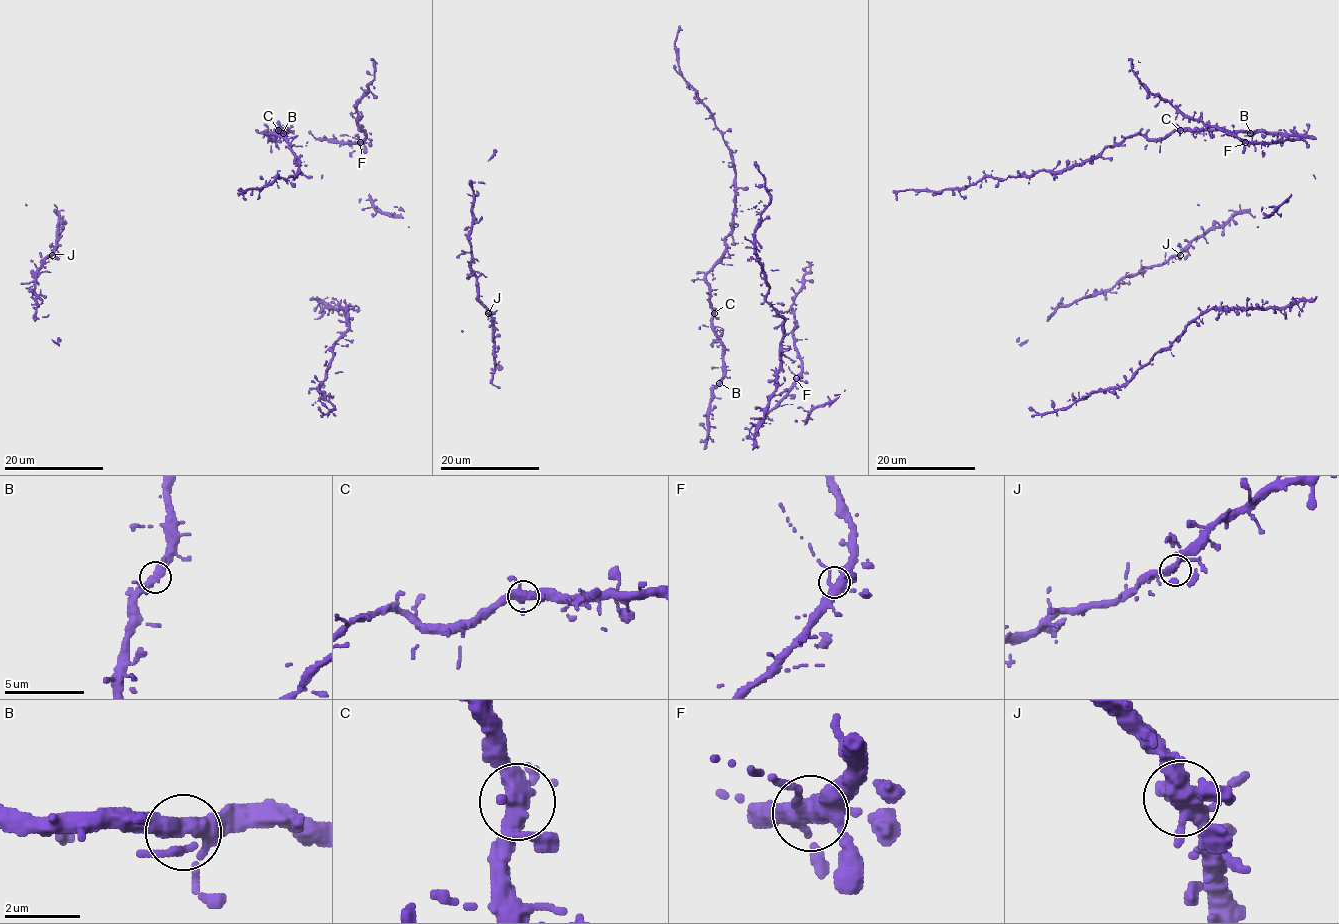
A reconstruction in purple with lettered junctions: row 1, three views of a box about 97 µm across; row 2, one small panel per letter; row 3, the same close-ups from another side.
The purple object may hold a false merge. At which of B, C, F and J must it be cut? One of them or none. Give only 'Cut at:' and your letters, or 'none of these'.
Cut at: none of these

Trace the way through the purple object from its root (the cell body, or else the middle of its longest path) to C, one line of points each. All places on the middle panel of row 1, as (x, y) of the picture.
C: (718, 383), (723, 376), (723, 342), (713, 325), (714, 312)

